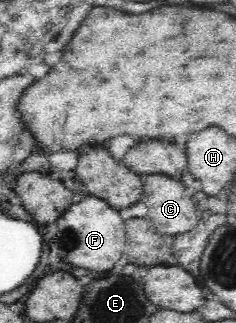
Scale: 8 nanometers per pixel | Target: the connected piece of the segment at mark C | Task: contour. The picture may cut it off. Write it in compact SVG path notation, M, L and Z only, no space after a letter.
M147 175L143 181L141 201L147 206L146 218L153 222L161 235L171 239L177 234L192 230L197 225L197 208L191 198L184 193L185 188L180 181L166 175Z

